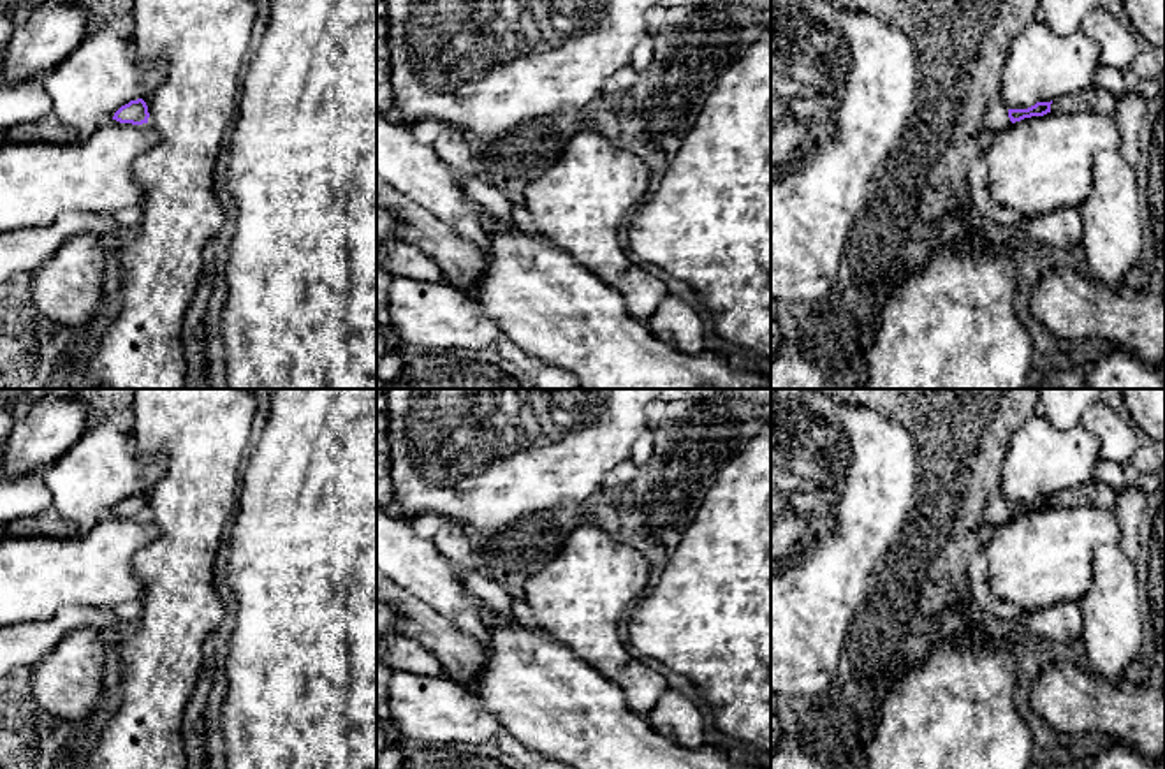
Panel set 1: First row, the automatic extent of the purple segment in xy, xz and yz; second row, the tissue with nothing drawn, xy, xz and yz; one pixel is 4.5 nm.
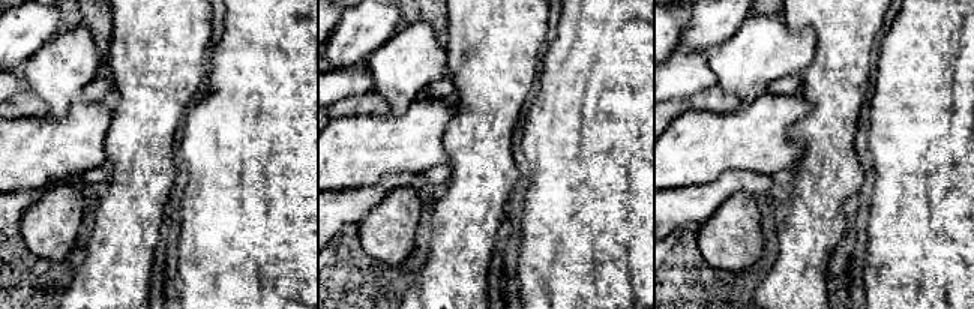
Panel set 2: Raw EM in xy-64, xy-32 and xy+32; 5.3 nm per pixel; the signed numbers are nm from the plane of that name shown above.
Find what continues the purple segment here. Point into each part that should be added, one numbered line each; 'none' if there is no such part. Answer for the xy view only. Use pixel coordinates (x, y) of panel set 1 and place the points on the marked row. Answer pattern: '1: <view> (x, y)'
none

